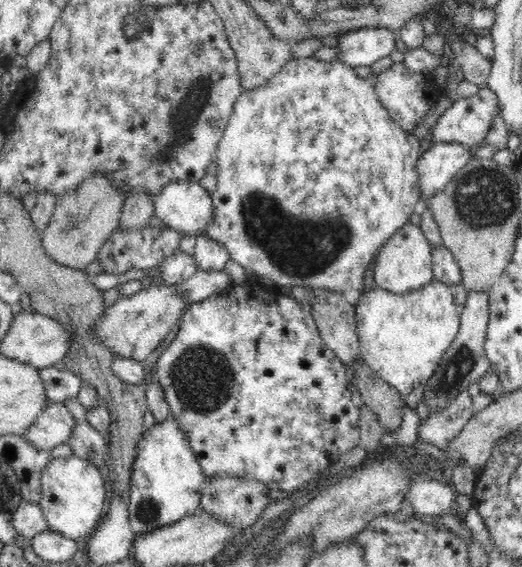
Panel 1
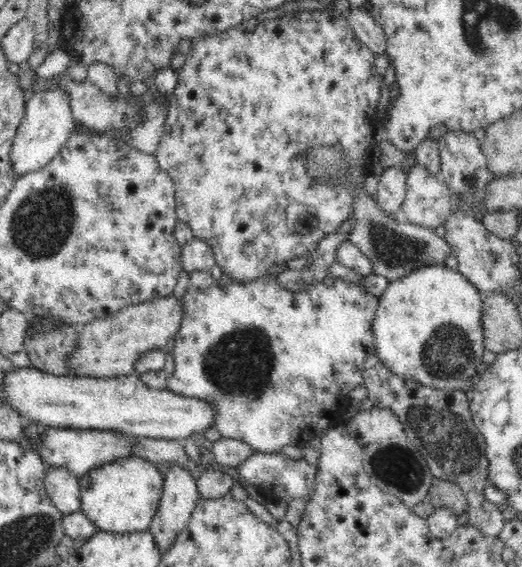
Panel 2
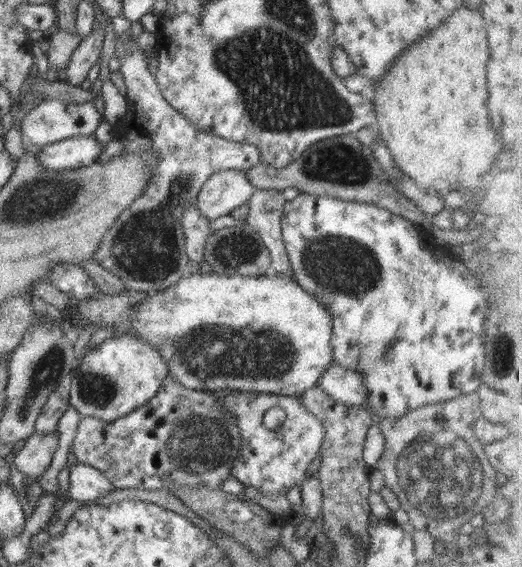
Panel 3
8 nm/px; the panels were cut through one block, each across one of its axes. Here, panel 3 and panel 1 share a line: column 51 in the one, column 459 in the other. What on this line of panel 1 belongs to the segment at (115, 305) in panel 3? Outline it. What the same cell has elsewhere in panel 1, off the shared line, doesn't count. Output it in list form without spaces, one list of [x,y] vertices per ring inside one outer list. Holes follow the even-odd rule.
[[[438,279],[405,293],[392,293],[384,288],[364,291],[354,304],[361,358],[374,370],[380,381],[388,383],[405,399],[414,388],[426,386],[452,346],[460,326],[460,312],[451,288]]]

